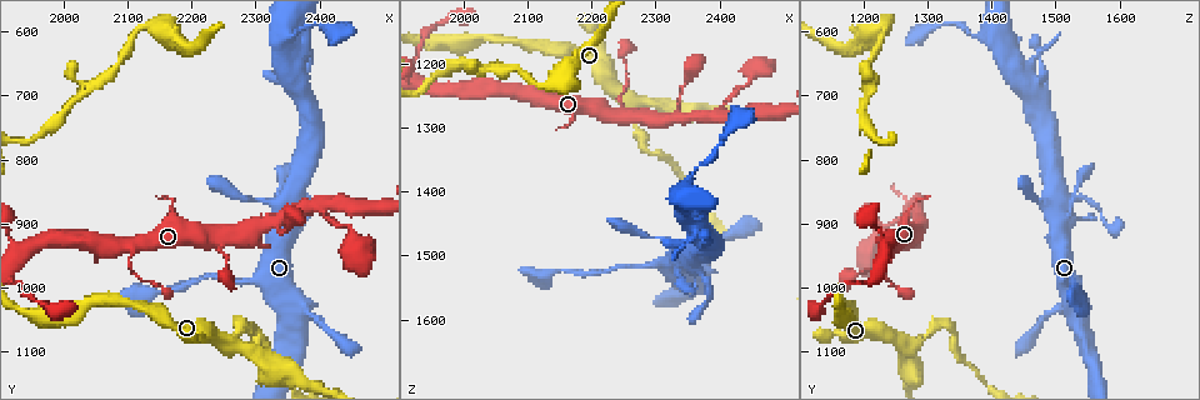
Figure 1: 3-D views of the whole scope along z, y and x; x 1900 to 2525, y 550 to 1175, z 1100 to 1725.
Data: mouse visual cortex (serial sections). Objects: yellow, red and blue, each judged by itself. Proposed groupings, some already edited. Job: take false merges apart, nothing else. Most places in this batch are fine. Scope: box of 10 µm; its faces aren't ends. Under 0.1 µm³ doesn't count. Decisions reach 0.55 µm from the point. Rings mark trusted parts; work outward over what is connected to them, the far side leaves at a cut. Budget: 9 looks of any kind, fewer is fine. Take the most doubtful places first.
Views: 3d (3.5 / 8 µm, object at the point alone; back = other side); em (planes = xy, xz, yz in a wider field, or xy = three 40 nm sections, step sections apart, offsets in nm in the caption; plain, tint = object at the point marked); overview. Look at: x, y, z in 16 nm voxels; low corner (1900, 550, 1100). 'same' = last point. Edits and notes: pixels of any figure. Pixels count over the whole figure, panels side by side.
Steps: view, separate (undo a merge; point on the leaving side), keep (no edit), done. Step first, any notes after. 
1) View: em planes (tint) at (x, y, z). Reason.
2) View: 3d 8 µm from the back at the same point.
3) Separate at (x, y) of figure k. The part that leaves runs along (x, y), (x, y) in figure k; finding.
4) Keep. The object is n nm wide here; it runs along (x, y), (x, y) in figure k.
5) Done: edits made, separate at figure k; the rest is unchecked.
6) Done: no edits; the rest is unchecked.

View: 3d 3.5 µm at (2280, 1055, 1325). Sharp bend.

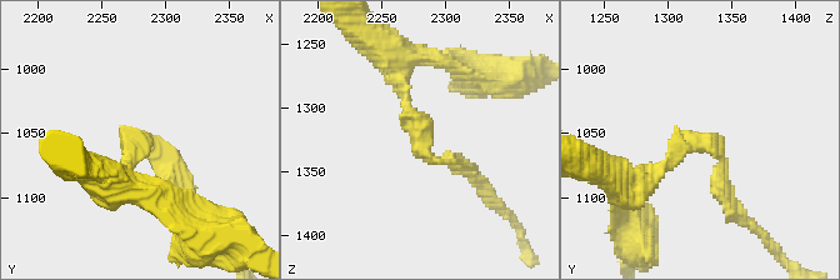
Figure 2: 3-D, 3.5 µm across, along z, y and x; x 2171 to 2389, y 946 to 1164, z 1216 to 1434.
View: em xy step 2 (tint) at (2280, 1056, 1328). The arms are 150, 200 nm wide.

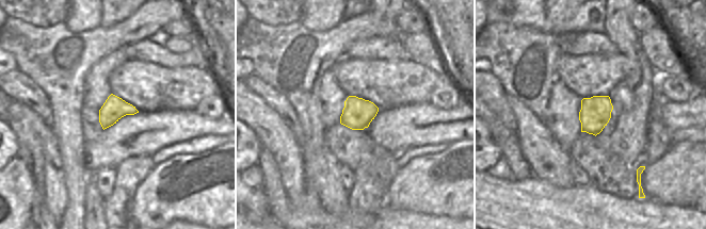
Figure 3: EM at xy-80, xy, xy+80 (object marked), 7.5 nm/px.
View: em xy step 1 (tint) at the same point.

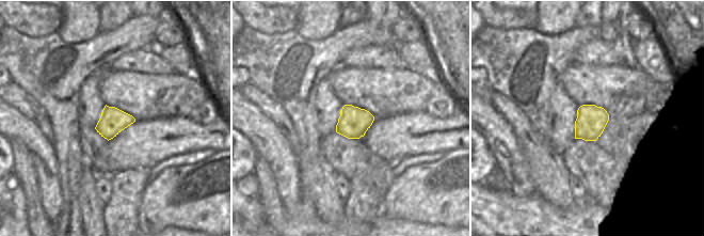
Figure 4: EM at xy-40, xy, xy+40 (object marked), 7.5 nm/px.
Keep. It runs along (400, 78), (423, 150), (461, 164) in figure 2; all the same cell.

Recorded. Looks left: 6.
View: 3d 3.5 µm at (2275, 985, 1520). Sudden change in width.

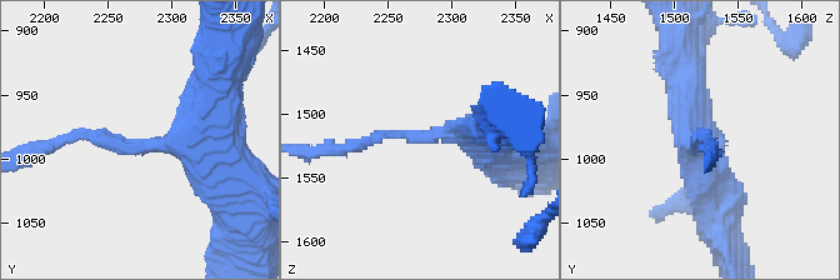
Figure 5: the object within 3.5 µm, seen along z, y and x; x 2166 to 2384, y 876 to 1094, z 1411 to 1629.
View: em xy step 1 (tint) at (2274, 988, 1518). Need the tissue.

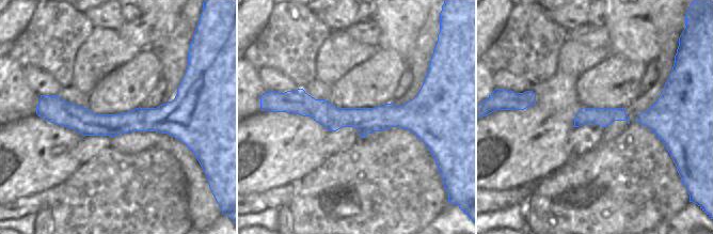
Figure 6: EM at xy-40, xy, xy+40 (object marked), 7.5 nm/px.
Keep. It runs along (218, 119), (188, 145), (61, 141) in figure 5; all the same cell.

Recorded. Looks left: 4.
View: 3d 3.5 µm from the back at (2145, 1000, 1525). Thick turns thin.

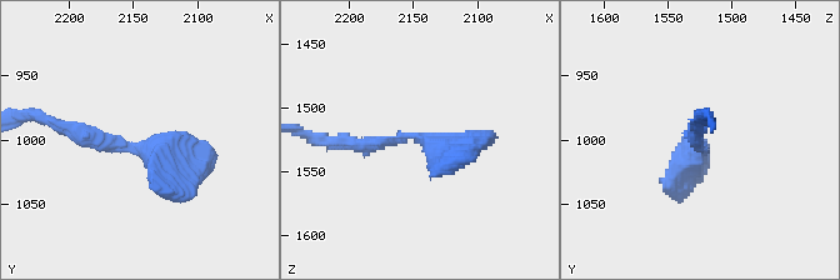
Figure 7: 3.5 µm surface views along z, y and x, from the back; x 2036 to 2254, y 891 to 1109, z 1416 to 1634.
View: em xy step 3 (tint) at (2150, 1006, 1524). Now the EM.

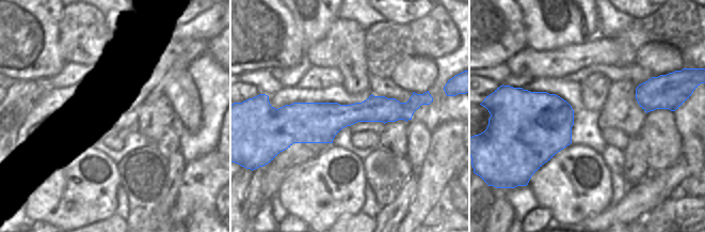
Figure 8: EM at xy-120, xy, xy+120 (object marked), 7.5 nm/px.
View: em xy step 5 (tint) at the same point.

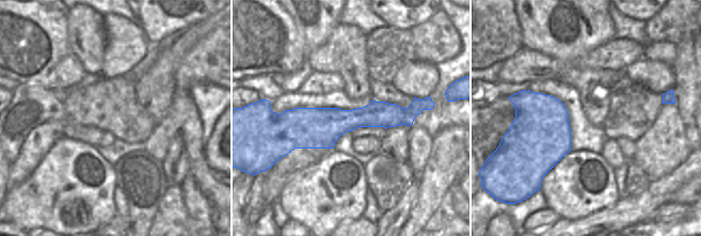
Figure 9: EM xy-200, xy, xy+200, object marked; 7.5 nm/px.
Keep. It runs along (420, 105), (407, 115), (281, 127) in figure 9; continuous, no second cell.

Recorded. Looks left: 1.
Done: no edits; the rest is unchecked.

